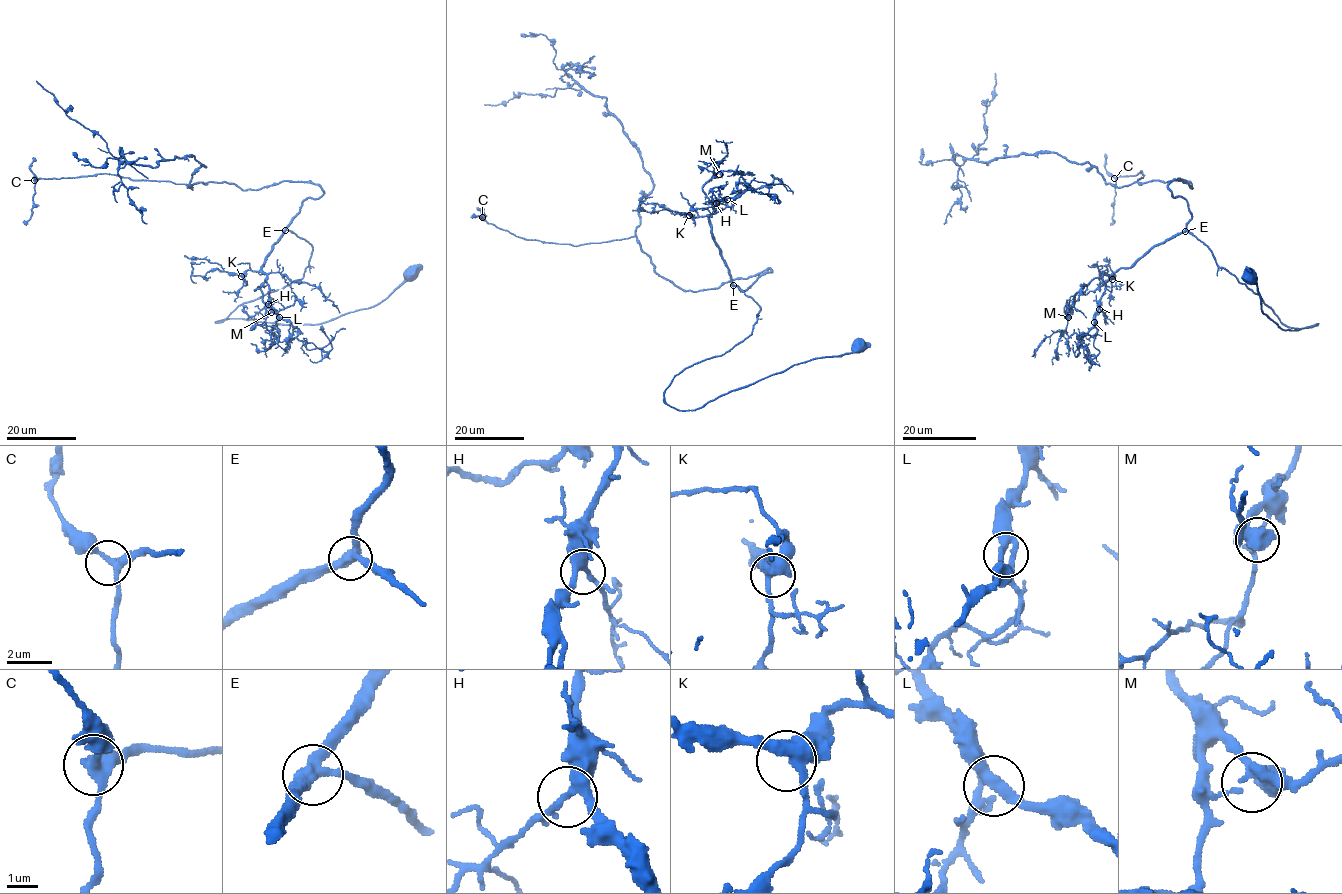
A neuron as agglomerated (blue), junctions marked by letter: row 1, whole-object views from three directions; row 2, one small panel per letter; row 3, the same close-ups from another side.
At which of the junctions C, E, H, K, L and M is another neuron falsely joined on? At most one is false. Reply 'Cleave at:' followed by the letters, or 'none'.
Cleave at: none

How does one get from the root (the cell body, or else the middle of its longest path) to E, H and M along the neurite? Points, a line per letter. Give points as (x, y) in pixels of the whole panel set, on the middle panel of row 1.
E: (857, 345), (795, 364), (694, 410), (674, 409), (664, 390), (676, 375), (751, 333), (760, 306), (733, 285)
H: (857, 345), (694, 410), (665, 401), (676, 375), (748, 338), (760, 311), (724, 263), (709, 218), (716, 203)
M: (857, 345), (694, 410), (665, 401), (760, 311), (711, 230), (702, 187), (719, 174)

